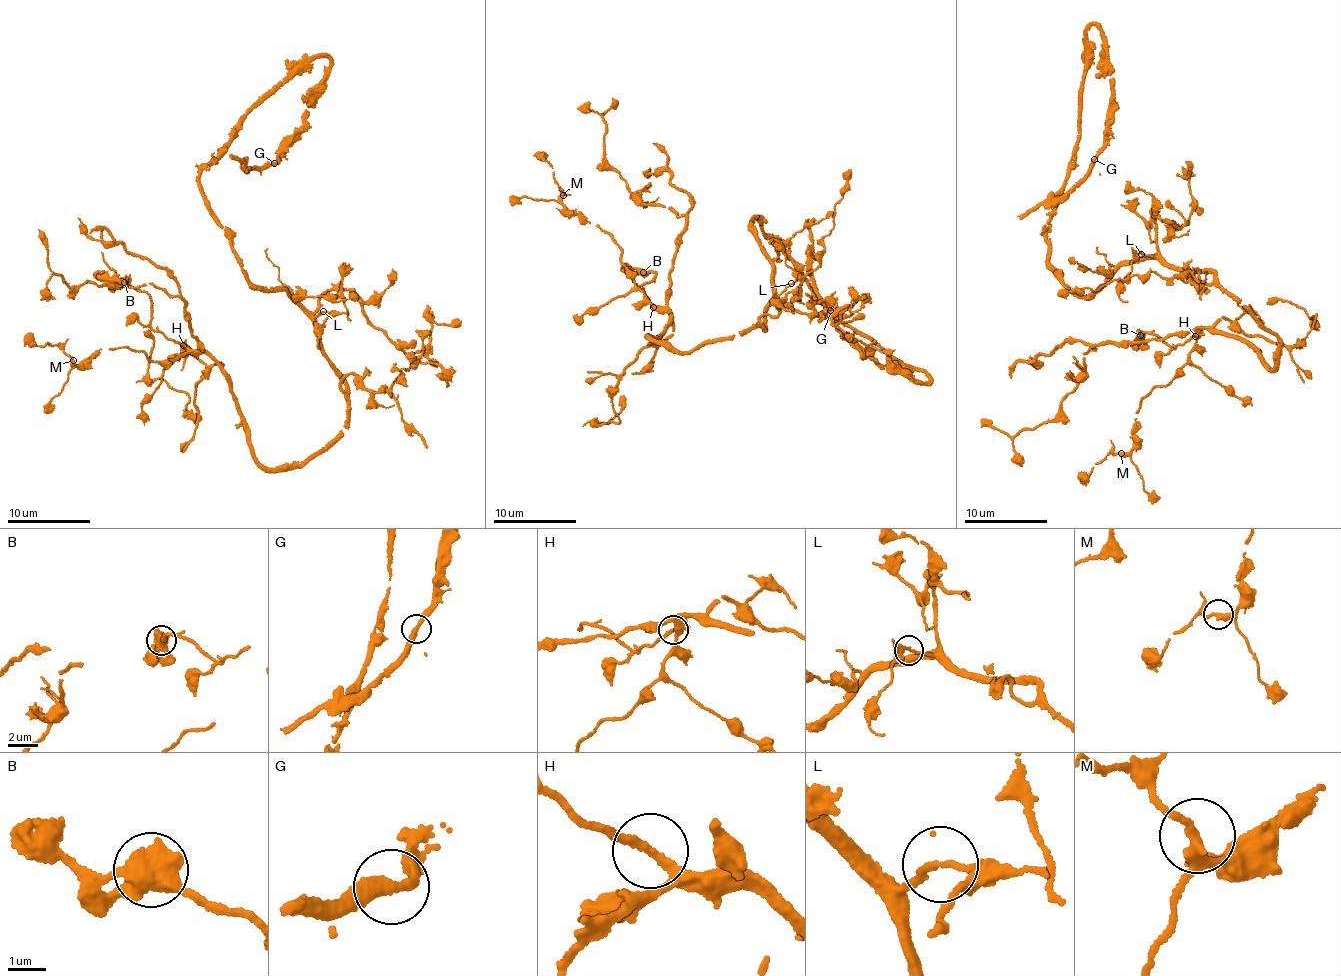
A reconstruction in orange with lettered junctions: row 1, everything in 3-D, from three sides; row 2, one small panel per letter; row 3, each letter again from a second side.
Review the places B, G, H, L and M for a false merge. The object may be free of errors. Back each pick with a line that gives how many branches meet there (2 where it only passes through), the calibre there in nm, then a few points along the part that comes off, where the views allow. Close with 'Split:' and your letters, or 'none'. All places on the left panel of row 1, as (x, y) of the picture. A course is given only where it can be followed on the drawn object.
Split: none

